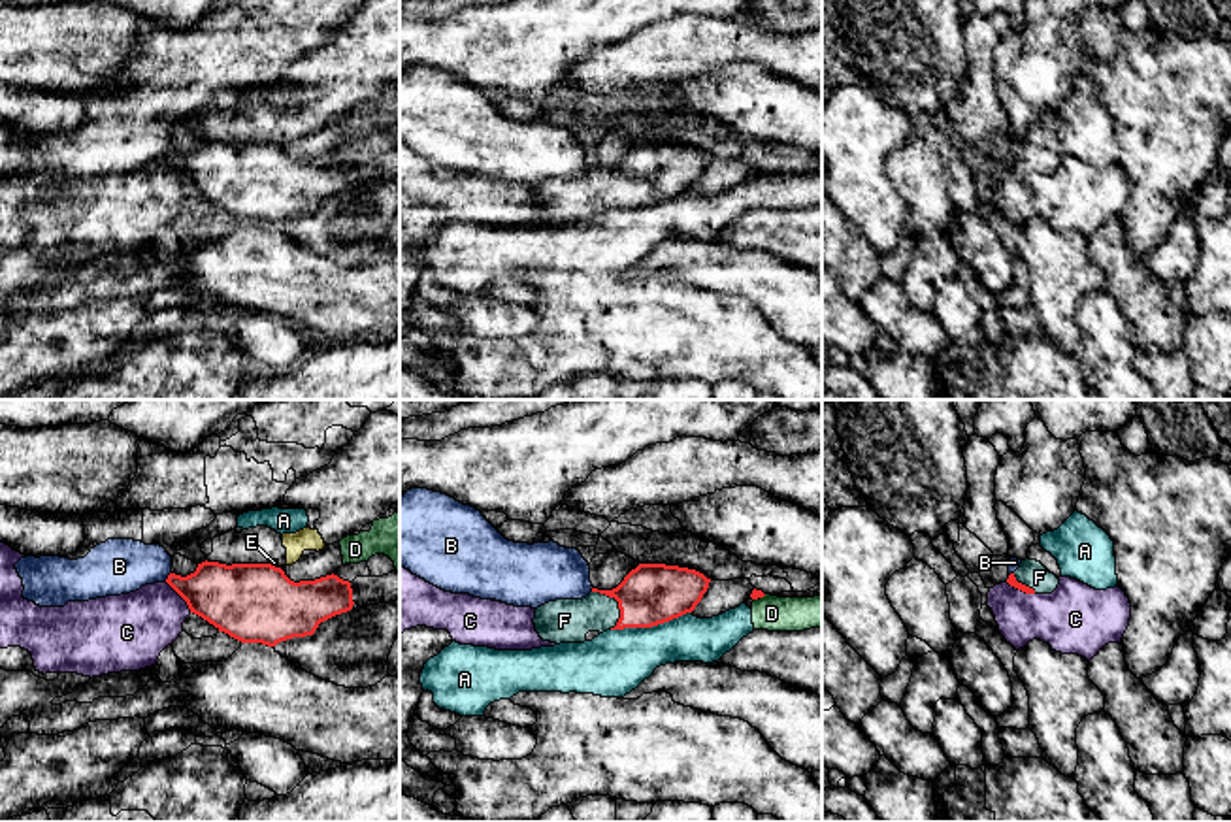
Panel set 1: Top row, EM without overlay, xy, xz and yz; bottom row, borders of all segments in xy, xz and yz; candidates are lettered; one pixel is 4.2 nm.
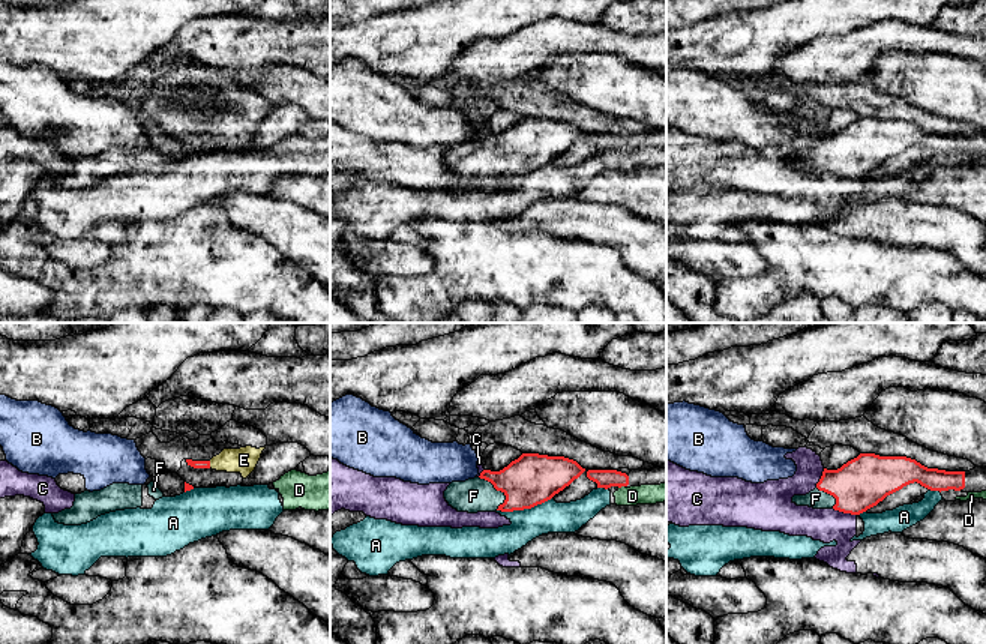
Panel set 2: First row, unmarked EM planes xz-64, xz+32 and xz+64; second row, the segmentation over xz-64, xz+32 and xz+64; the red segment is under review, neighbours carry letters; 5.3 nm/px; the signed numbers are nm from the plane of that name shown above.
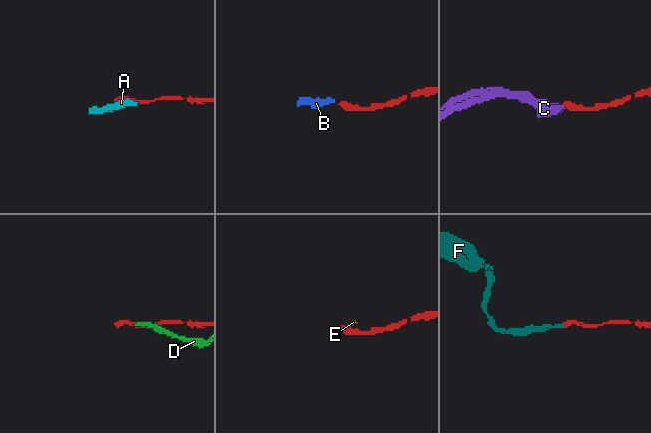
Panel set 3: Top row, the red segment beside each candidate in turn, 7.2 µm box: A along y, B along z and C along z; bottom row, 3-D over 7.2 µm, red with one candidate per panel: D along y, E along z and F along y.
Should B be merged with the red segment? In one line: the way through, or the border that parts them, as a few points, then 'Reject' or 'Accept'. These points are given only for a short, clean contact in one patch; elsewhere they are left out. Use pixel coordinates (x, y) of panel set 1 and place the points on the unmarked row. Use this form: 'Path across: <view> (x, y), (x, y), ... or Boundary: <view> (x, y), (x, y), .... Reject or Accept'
Boundary: xy (170, 149), (164, 157). Reject

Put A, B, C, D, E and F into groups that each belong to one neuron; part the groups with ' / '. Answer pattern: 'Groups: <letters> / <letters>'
Groups: A D / B / C / E / F

